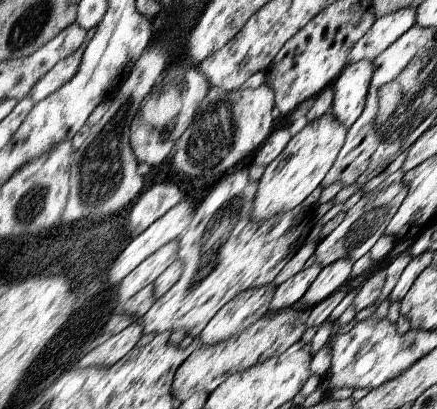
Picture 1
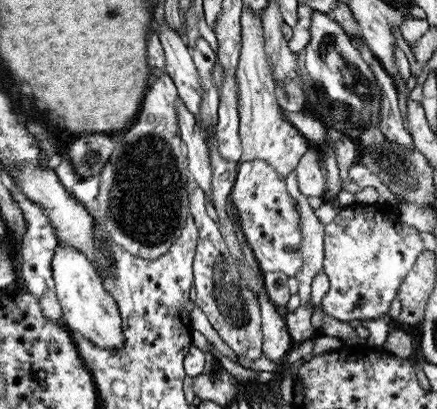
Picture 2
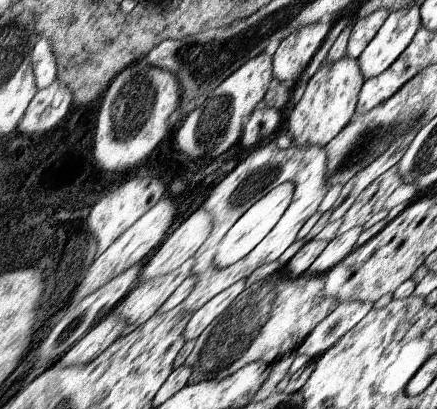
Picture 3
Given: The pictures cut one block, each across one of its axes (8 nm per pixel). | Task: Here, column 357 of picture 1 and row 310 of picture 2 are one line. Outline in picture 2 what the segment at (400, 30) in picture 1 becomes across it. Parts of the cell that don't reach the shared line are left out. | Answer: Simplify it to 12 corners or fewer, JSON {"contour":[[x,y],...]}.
{"contour":[[18,200],[24,234],[18,282],[46,318],[62,320],[52,262],[56,244],[44,210]]}

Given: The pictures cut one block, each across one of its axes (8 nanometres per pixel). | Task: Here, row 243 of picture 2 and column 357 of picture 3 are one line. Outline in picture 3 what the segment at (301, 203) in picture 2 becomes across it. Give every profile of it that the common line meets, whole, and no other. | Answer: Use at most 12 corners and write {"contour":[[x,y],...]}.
{"contour":[[339,304],[293,352],[319,358],[373,304]]}

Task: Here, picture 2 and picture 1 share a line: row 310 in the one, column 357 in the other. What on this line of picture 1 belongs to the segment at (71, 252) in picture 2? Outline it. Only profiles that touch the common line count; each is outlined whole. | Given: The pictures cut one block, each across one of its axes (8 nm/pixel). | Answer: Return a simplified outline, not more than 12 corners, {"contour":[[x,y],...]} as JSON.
{"contour":[[359,60],[333,82],[331,114],[349,130],[375,74]]}

